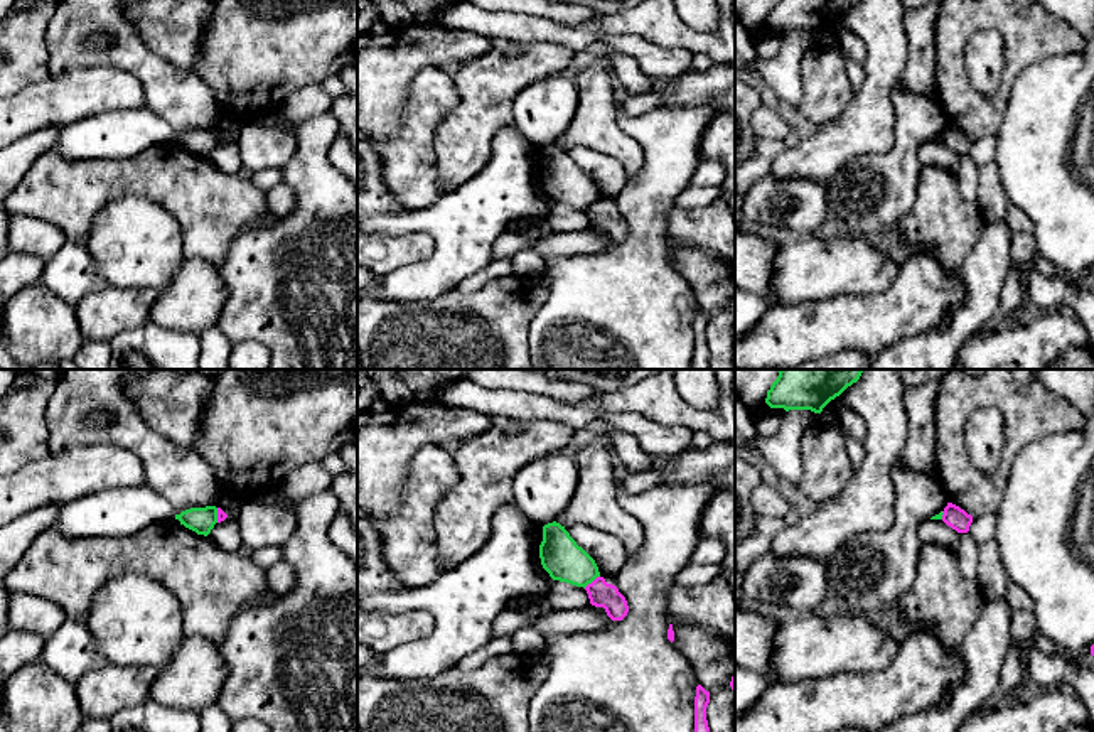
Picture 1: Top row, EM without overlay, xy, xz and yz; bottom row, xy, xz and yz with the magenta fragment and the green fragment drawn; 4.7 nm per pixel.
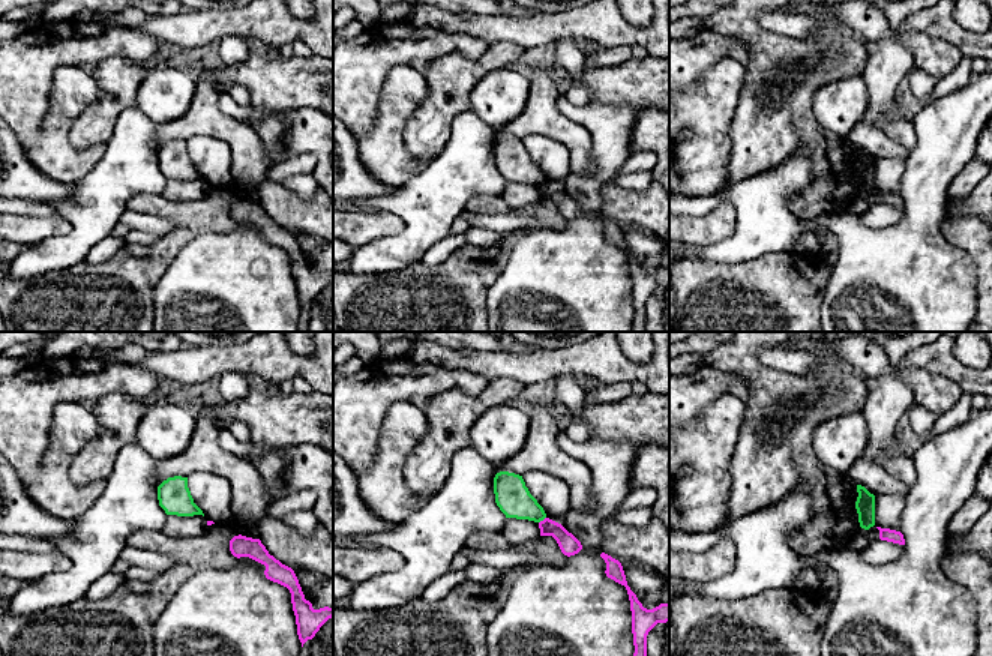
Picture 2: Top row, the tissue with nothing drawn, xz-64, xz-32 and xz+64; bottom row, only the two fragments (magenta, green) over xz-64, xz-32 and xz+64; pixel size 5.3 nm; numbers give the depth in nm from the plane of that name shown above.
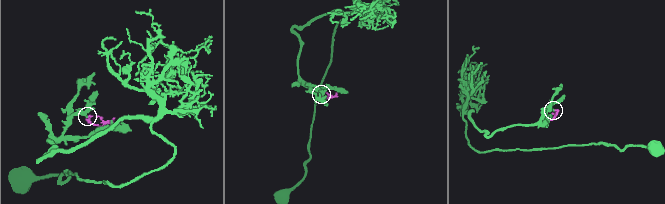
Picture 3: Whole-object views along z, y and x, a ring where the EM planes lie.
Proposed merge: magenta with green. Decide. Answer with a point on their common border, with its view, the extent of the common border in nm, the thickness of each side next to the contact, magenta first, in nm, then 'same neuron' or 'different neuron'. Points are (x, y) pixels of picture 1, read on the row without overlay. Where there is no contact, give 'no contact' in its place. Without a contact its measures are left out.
xz (592, 204) | 100 nm | 120/190 nm | different neuron

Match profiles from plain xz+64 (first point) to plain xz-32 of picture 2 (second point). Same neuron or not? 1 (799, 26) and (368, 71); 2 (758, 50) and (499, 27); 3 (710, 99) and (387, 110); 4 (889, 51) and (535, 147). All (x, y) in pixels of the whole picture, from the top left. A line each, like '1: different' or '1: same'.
1: different
2: different
3: same
4: different

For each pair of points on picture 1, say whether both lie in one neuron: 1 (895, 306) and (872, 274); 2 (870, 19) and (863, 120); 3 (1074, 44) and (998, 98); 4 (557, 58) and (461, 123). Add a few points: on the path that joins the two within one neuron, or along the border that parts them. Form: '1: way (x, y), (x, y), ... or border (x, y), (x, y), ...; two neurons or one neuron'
1: border (900, 265), (895, 277), (882, 290), (845, 294); two neurons
2: way (879, 44), (875, 95); one neuron
3: way (1052, 44), (1037, 44), (1008, 76); one neuron
4: way (533, 63), (514, 71), (484, 102); one neuron

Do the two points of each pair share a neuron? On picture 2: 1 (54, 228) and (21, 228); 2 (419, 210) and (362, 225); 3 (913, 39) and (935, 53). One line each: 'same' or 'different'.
1: same
2: different
3: same

